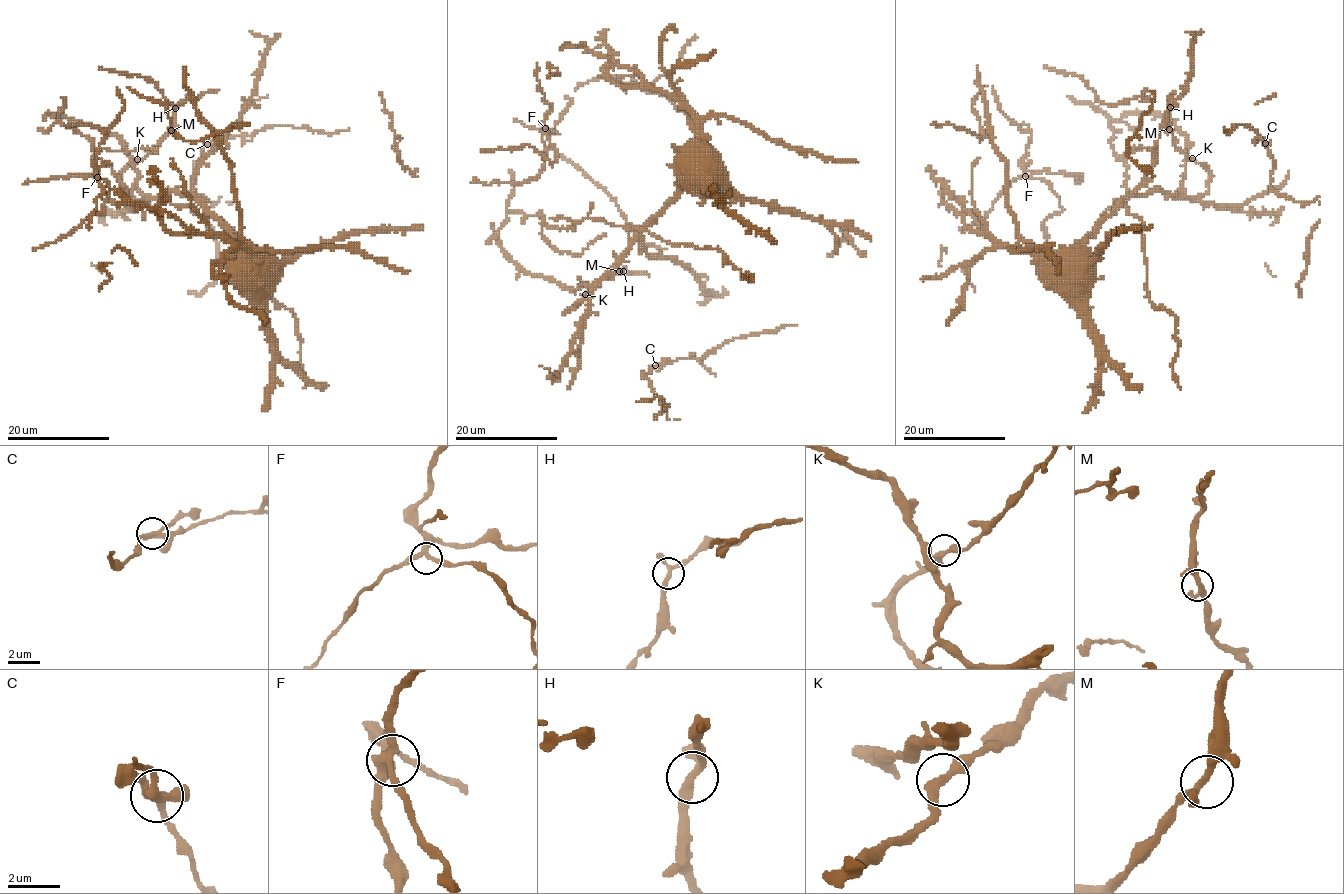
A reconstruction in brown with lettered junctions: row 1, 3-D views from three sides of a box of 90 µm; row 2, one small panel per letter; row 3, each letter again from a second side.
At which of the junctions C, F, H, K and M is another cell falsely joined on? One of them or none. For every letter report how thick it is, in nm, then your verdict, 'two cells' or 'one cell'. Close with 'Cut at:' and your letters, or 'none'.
C: 280 nm | one cell
F: 280 nm | one cell
H: 260 nm | one cell
K: 280 nm | one cell
M: 240 nm | one cell
Cut at: none

